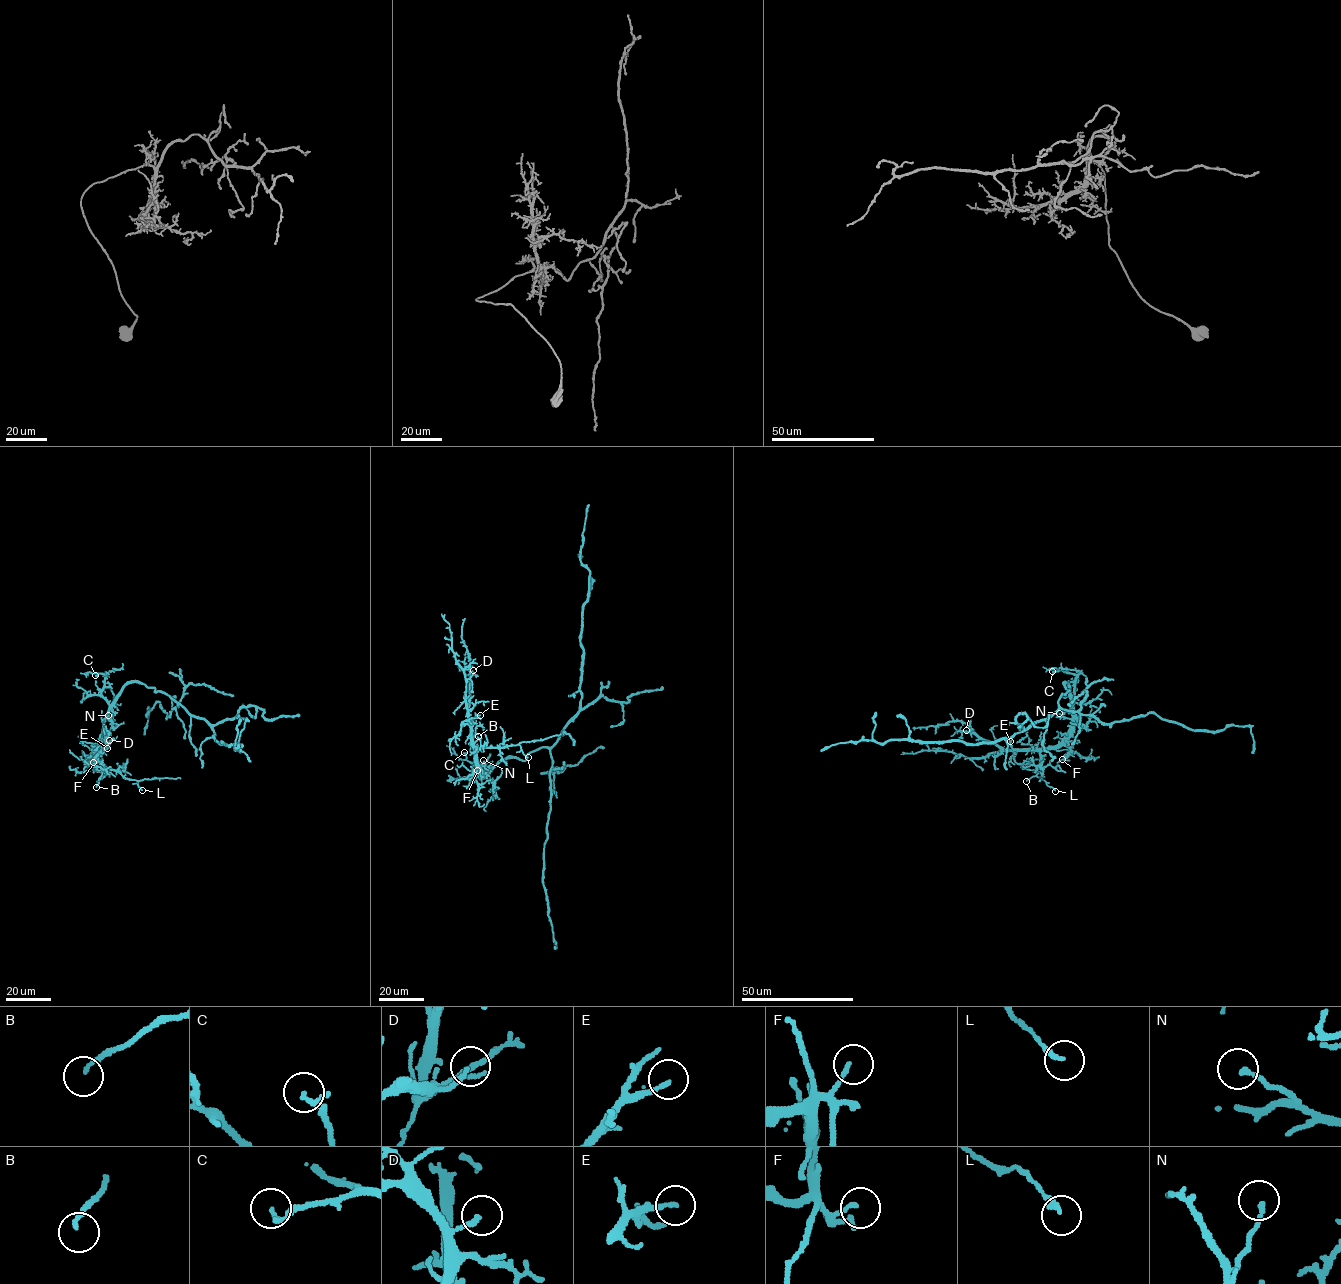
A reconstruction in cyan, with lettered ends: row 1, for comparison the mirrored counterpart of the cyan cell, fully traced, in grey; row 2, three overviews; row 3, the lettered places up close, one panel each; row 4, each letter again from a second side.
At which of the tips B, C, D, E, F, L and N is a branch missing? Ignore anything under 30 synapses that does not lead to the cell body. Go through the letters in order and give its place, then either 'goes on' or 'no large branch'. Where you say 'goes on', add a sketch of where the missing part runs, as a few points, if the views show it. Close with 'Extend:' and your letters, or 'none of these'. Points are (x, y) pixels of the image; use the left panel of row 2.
B: at (96, 787); no large branch
C: at (95, 675); no large branch
D: at (109, 740); no large branch
E: at (107, 748); no large branch
F: at (93, 762); no large branch
L: at (142, 790); no large branch
N: at (108, 715); no large branch
Extend: none of these

